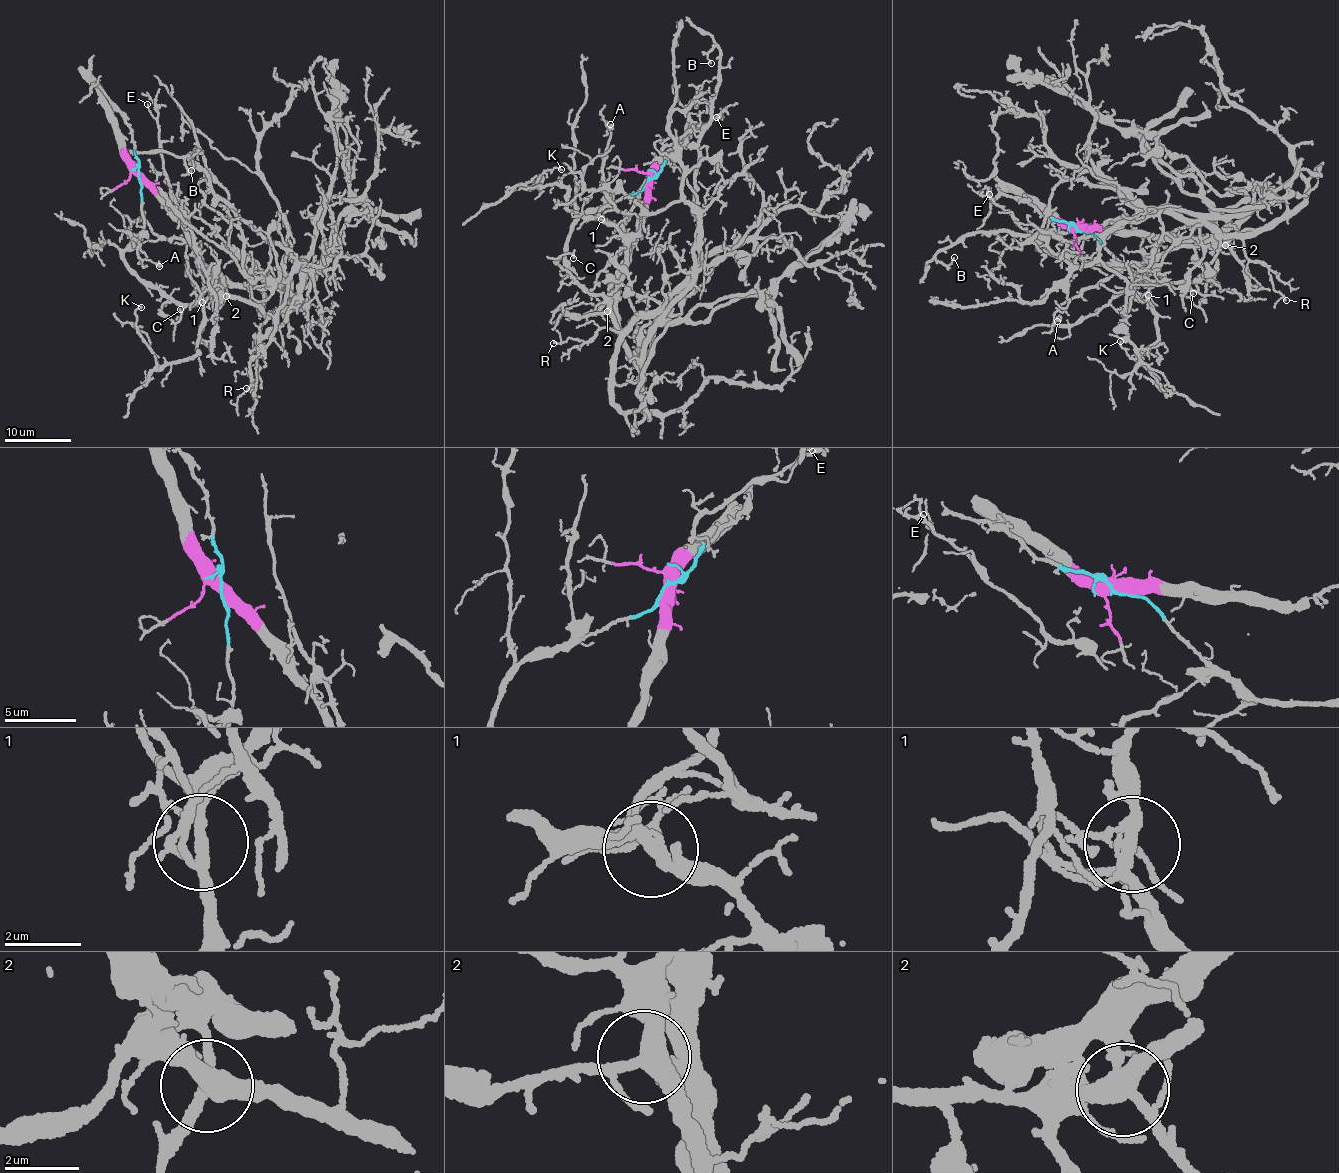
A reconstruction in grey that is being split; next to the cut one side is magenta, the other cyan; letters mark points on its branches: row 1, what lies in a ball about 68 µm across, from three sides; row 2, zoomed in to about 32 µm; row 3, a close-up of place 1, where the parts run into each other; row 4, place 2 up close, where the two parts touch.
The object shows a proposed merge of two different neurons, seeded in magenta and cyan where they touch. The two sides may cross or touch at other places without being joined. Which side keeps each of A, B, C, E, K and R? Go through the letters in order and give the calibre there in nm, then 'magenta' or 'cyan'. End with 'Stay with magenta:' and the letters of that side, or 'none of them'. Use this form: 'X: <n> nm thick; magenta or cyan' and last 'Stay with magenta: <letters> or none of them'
A: 180 nm thick; cyan
B: 120 nm thick; magenta
C: 90 nm thick; cyan
E: 110 nm thick; magenta
K: 130 nm thick; cyan
R: 120 nm thick; cyan
Stay with magenta: B, E

